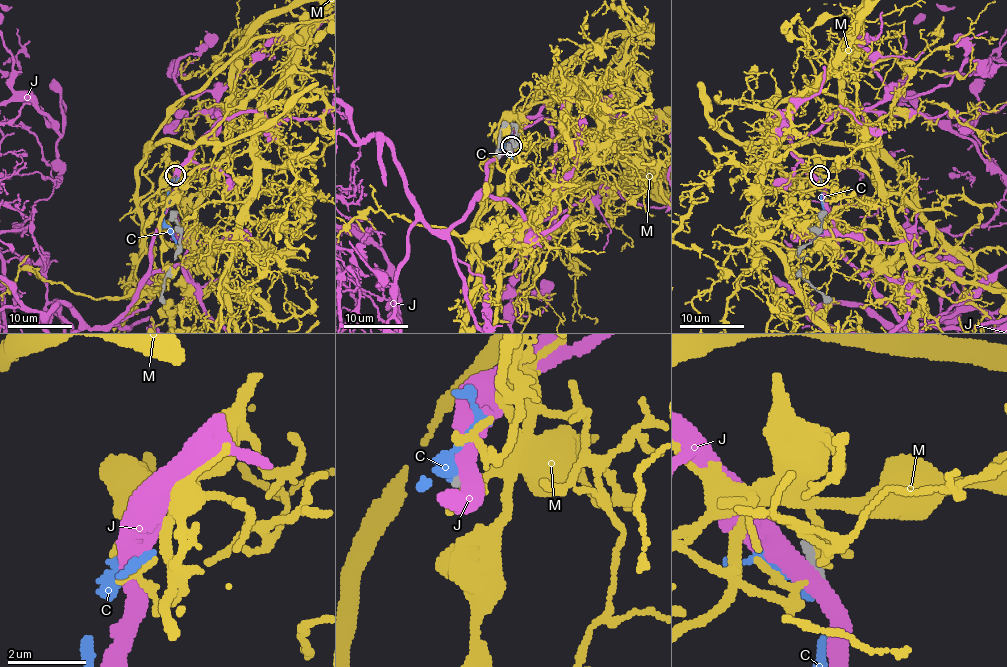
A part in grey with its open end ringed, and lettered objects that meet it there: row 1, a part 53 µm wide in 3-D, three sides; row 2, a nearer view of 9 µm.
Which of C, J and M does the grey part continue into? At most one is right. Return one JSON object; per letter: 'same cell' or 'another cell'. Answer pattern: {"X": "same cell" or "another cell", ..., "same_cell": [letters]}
{"C": "another cell", "J": "another cell", "M": "another cell", "same_cell": []}

